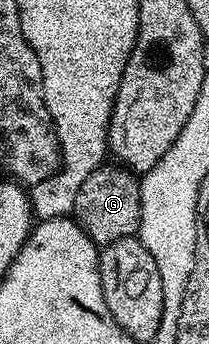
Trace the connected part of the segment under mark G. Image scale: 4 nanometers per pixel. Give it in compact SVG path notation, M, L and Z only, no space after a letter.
M122 165L99 167L82 176L75 192L77 221L96 245L106 245L138 236L143 193L136 172Z

